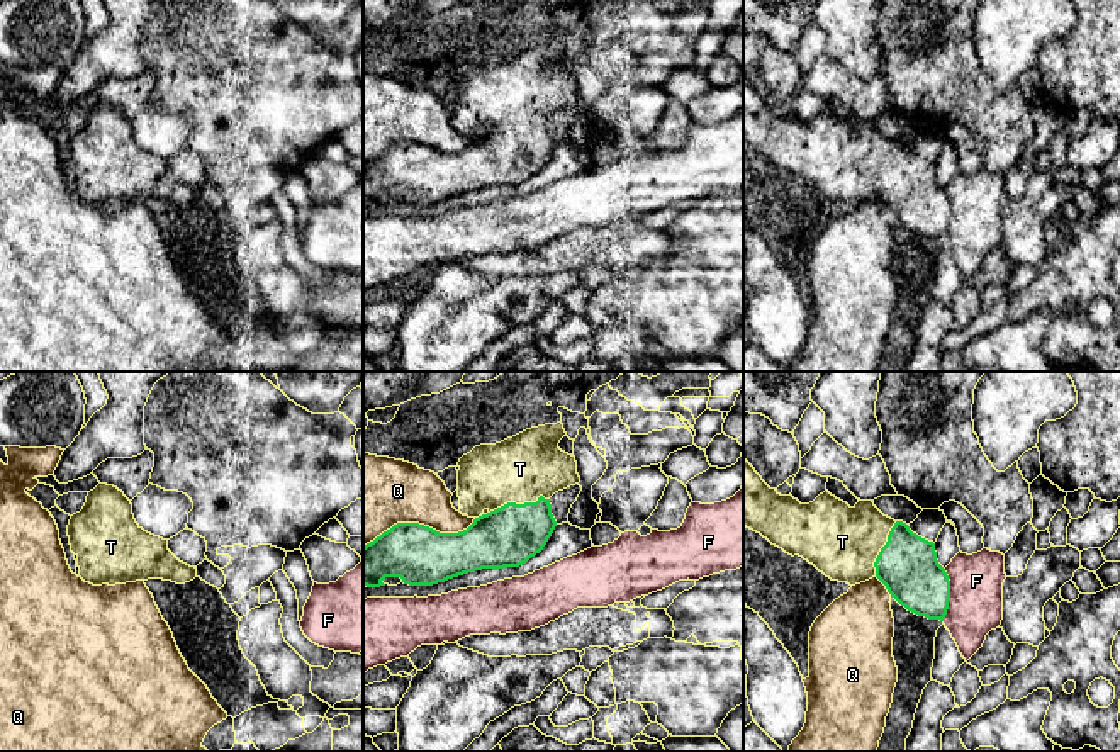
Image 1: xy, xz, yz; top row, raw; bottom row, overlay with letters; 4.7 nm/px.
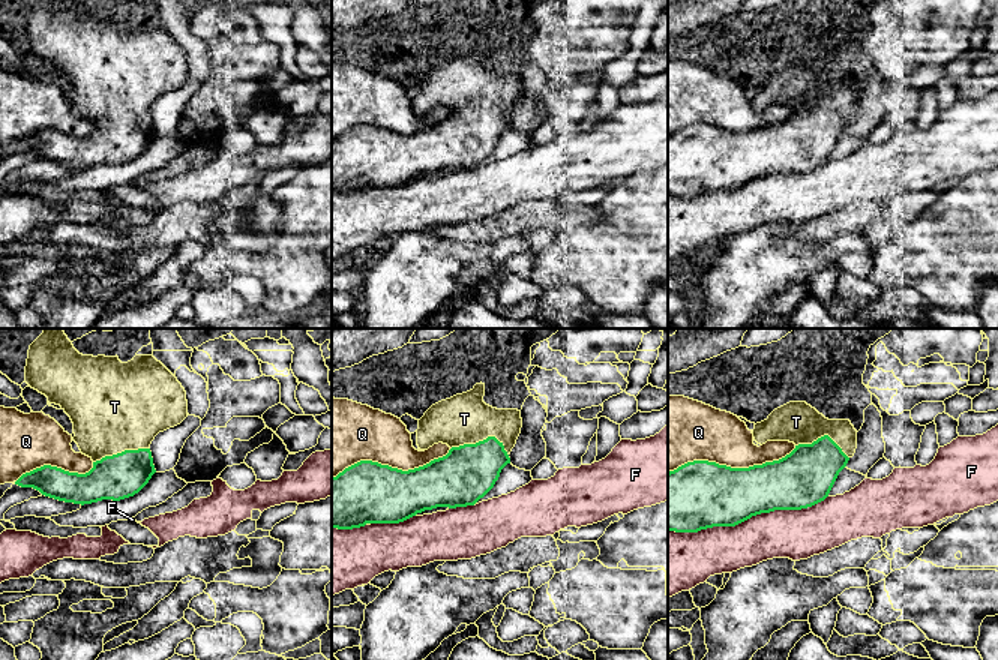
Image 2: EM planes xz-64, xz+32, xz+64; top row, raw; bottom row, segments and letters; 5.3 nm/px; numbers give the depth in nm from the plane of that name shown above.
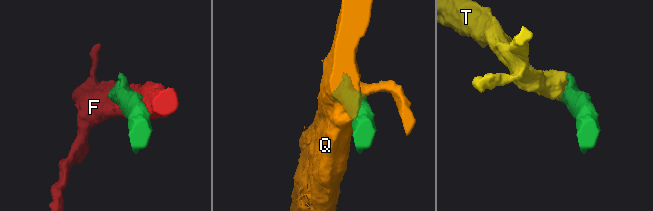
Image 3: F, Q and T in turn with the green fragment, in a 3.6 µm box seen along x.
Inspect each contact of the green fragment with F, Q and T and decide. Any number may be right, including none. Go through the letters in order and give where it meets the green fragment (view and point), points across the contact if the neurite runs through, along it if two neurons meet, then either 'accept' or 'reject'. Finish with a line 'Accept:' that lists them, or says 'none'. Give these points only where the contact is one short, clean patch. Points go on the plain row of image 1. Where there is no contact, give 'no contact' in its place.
F: contact yz (949, 214); reject
Q: contact xz (420, 145); reject
T: contact xz (518, 124); accept
Accept: T

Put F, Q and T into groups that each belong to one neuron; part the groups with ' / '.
F / Q / T

